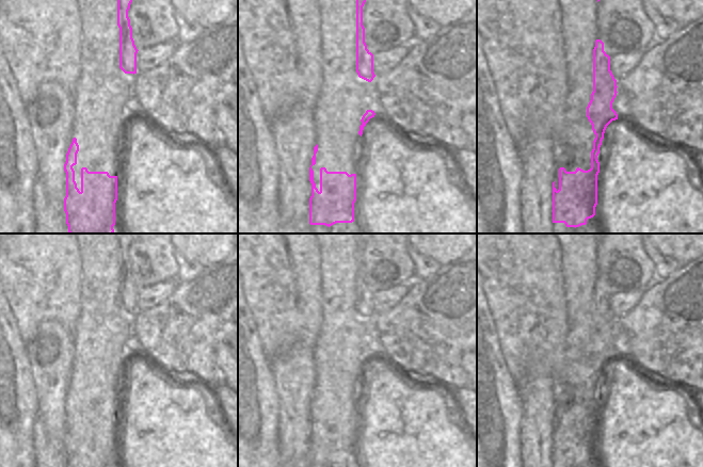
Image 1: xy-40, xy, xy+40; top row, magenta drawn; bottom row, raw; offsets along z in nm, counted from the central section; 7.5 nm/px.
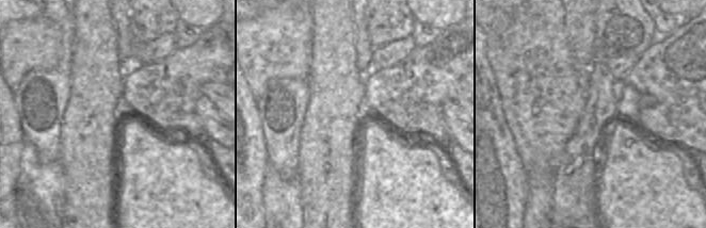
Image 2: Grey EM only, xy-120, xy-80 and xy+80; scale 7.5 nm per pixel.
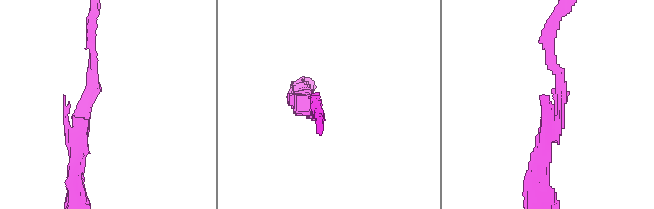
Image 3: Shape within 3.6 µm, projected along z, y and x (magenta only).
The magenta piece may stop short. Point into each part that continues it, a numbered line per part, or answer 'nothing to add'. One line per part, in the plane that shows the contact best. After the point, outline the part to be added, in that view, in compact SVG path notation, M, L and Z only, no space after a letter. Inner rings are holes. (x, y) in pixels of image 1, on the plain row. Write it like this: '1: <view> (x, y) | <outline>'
1: xy+40 (573, 387) | M554 234L561 247L561 267L563 269L563 286L565 288L565 305L568 307L568 363L557 375L553 386L555 399L555 426L559 429L559 407L575 410L577 406L591 407L591 390L595 373L587 356L587 345L593 331L593 288L597 278L597 235L596 234Z

